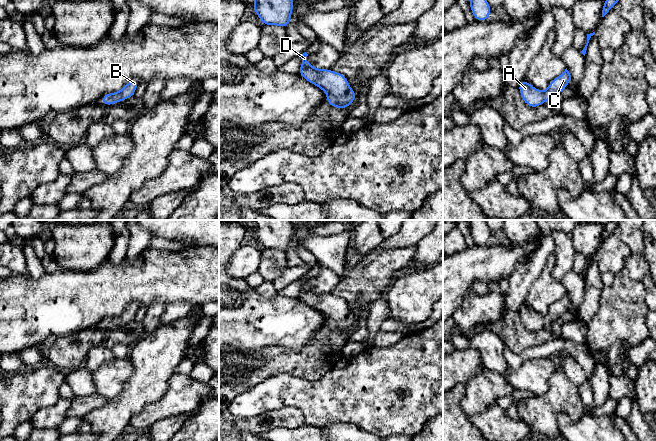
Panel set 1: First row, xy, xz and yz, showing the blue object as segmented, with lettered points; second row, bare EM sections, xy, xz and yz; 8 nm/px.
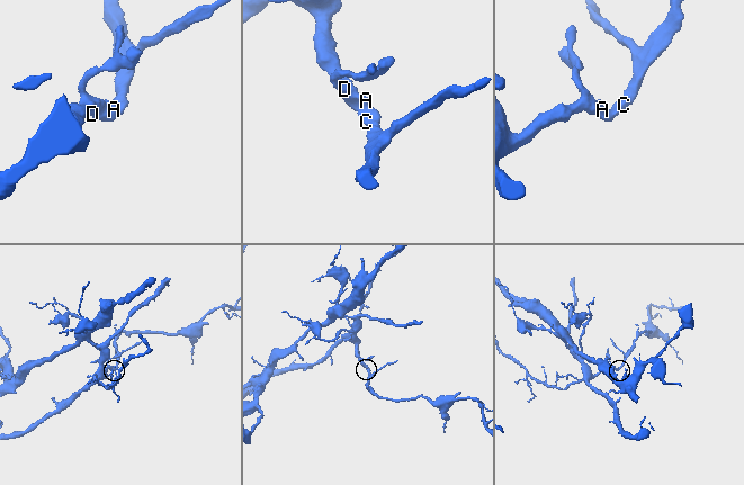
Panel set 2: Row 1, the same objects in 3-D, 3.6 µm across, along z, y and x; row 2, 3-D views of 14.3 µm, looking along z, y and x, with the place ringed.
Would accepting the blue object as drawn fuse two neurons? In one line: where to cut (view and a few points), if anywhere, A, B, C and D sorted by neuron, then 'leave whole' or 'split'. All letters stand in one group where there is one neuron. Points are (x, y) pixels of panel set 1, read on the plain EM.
no cut; A B C D; leave whole

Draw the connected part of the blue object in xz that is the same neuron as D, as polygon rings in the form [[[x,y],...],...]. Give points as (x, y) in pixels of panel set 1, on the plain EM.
[[[308,278],[300,279],[302,283],[299,298],[308,306],[322,313],[328,322],[326,326],[335,332],[346,332],[355,324],[357,318],[350,312],[349,306],[341,297],[330,293],[317,293],[307,286]]]

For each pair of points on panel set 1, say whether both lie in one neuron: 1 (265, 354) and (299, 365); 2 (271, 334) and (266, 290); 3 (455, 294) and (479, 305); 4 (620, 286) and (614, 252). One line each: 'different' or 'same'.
1: same
2: different
3: different
4: different

